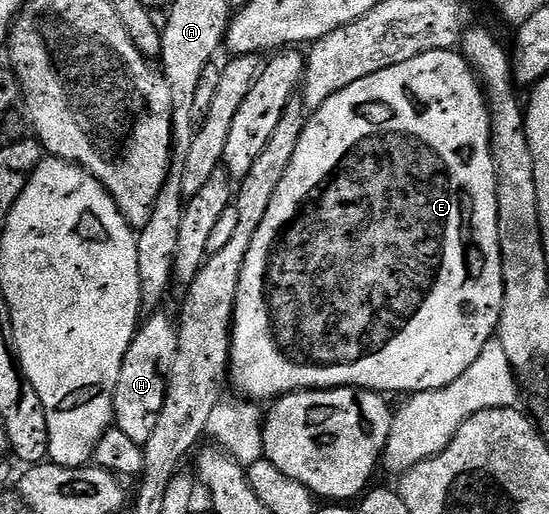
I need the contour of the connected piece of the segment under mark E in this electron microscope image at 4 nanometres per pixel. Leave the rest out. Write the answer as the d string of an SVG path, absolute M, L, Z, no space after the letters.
M451 49L423 53L406 63L386 67L386 71L377 71L356 83L351 83L336 94L330 95L326 99L326 103L322 103L307 118L302 131L302 139L298 139L298 147L294 150L294 159L290 159L290 167L286 167L286 175L282 175L282 183L278 183L278 191L274 191L274 199L270 199L266 219L262 219L262 227L258 227L257 233L254 234L254 243L250 243L250 251L246 251L246 263L242 263L242 279L238 279L236 310L232 316L230 381L233 386L236 384L240 391L239 394L253 402L265 403L264 401L270 400L269 402L271 402L273 399L282 398L287 393L301 393L303 389L341 389L347 385L352 389L369 389L385 395L425 393L431 389L441 389L454 383L454 379L458 379L458 375L462 375L462 371L466 371L466 367L470 367L470 363L474 363L474 359L478 359L478 355L482 355L482 347L486 347L486 343L497 336L500 328L500 312L504 306L504 276L502 275L502 255L498 243L498 191L496 190L496 168L490 147L491 130L492 117L488 114L488 98L480 83L480 78L472 72L464 54Z

